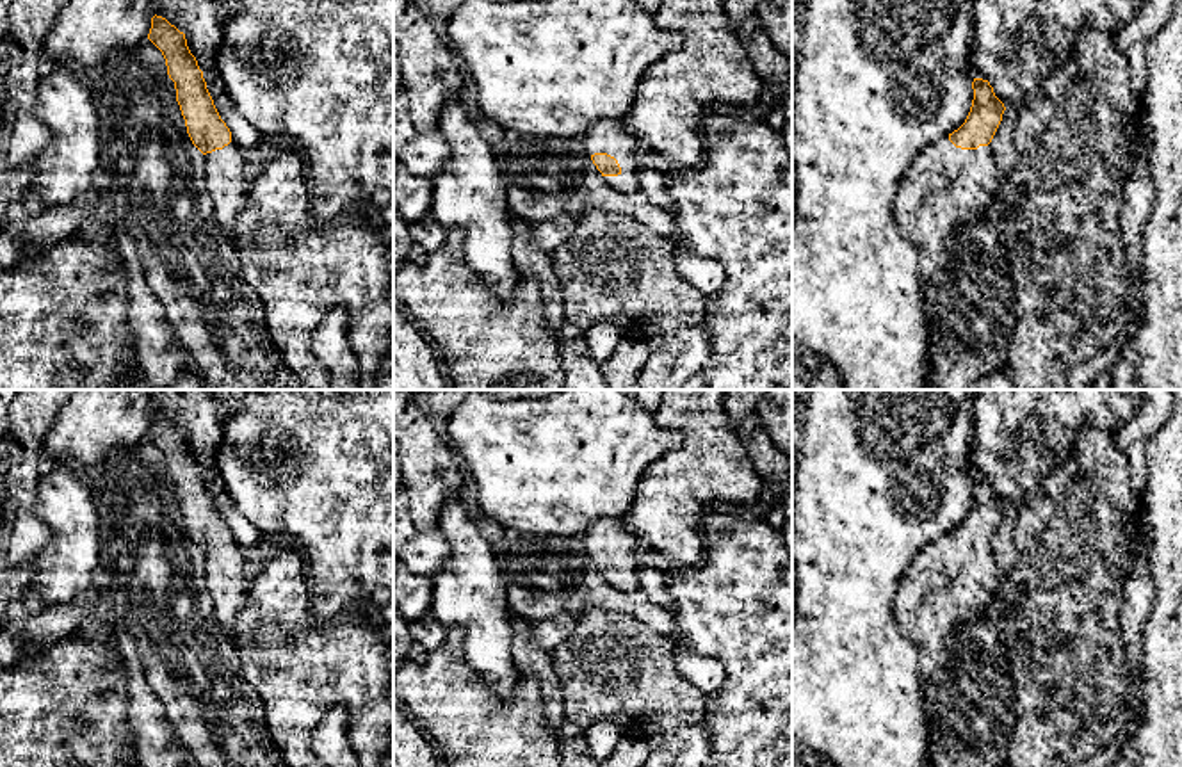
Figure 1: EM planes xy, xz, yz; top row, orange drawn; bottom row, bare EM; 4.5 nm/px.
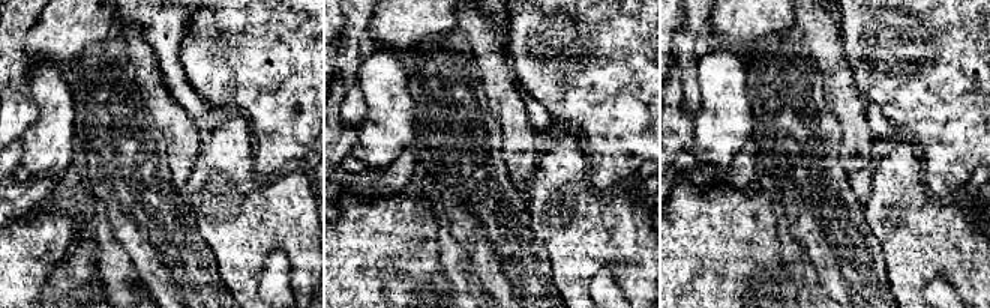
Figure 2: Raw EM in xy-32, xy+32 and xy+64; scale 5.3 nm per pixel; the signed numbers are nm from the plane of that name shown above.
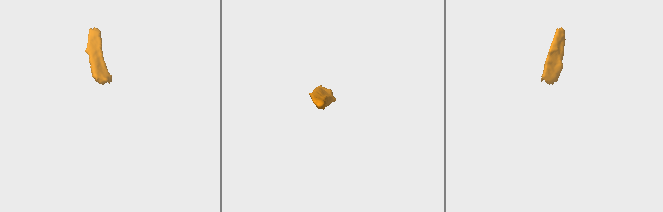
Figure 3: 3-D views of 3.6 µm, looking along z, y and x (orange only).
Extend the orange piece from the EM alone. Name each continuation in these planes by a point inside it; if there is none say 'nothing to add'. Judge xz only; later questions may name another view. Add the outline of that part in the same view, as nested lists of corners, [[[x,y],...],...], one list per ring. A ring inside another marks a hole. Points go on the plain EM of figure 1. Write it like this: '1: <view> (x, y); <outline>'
1: xz (615, 536); [[[602,518],[587,527],[580,534],[580,539],[589,555],[607,552],[618,559],[621,571],[618,575],[603,575],[612,587],[627,593],[641,593],[641,564],[634,552],[634,530],[625,520]]]

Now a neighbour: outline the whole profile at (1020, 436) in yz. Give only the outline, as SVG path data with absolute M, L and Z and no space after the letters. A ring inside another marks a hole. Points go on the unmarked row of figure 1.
M981 390L974 404L967 468L972 480L988 479L1006 507L1018 507L1075 452L1082 431L1098 427L1118 432L1137 408L1139 397L1130 390Z

